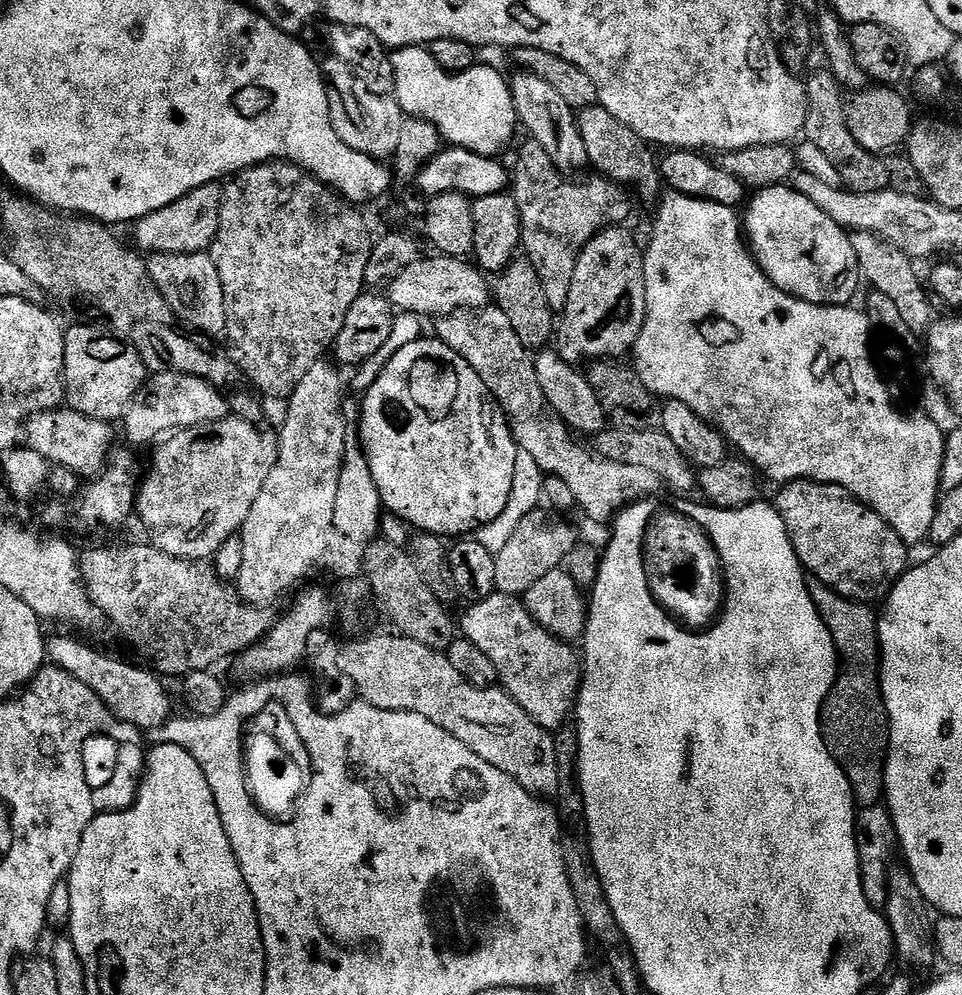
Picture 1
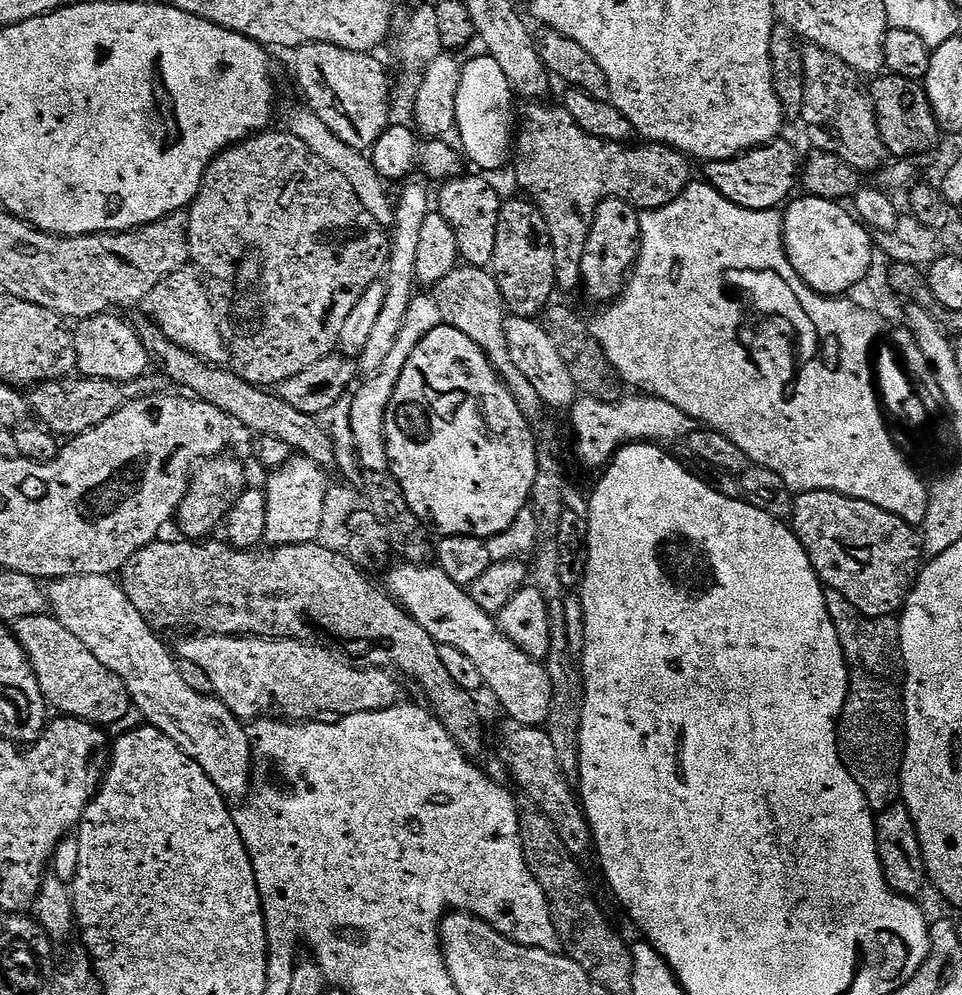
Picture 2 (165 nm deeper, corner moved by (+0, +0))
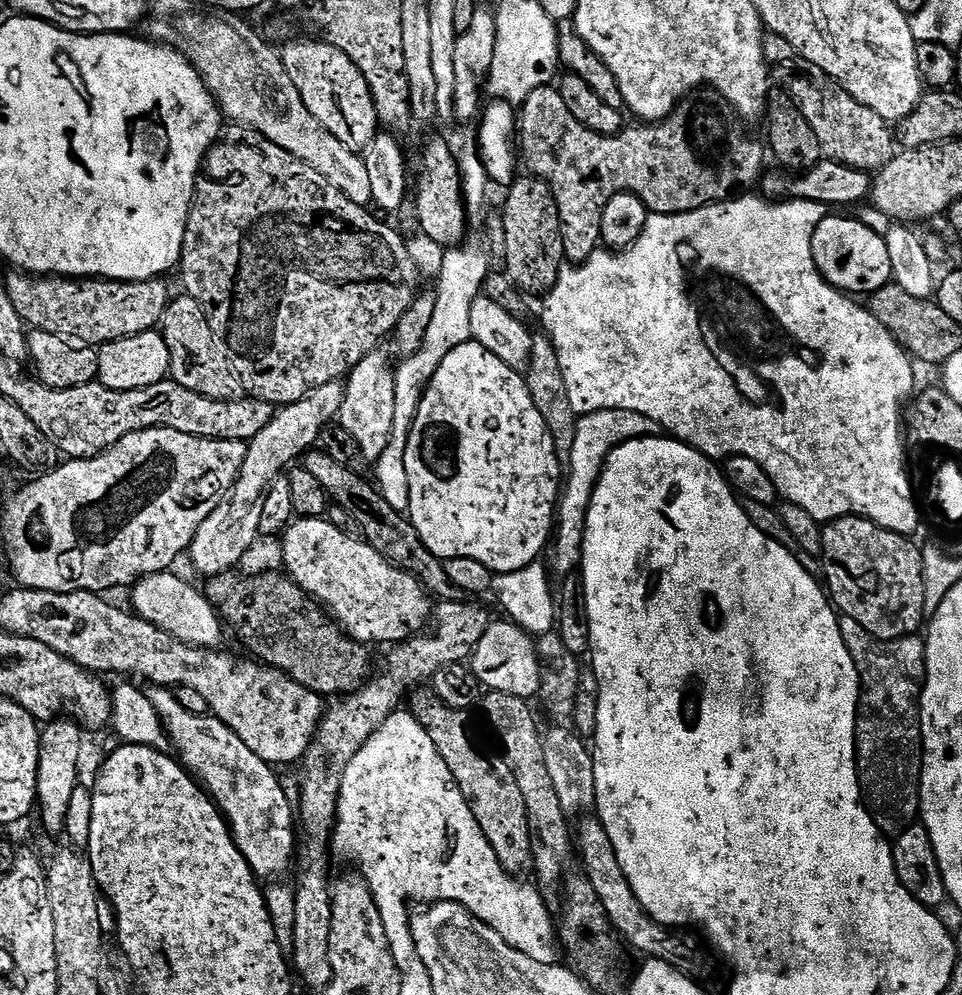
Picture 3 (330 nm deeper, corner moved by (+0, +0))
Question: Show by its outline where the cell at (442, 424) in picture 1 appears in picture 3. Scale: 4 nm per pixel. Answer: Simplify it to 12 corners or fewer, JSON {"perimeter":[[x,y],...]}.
{"perimeter":[[471,339],[406,442],[442,561],[539,561],[562,469],[525,377]]}

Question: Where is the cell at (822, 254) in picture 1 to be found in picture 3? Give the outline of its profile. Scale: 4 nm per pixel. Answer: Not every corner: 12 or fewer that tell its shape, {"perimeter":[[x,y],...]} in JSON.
{"perimeter":[[825,216],[814,262],[839,292],[871,294],[893,279],[883,235]]}

